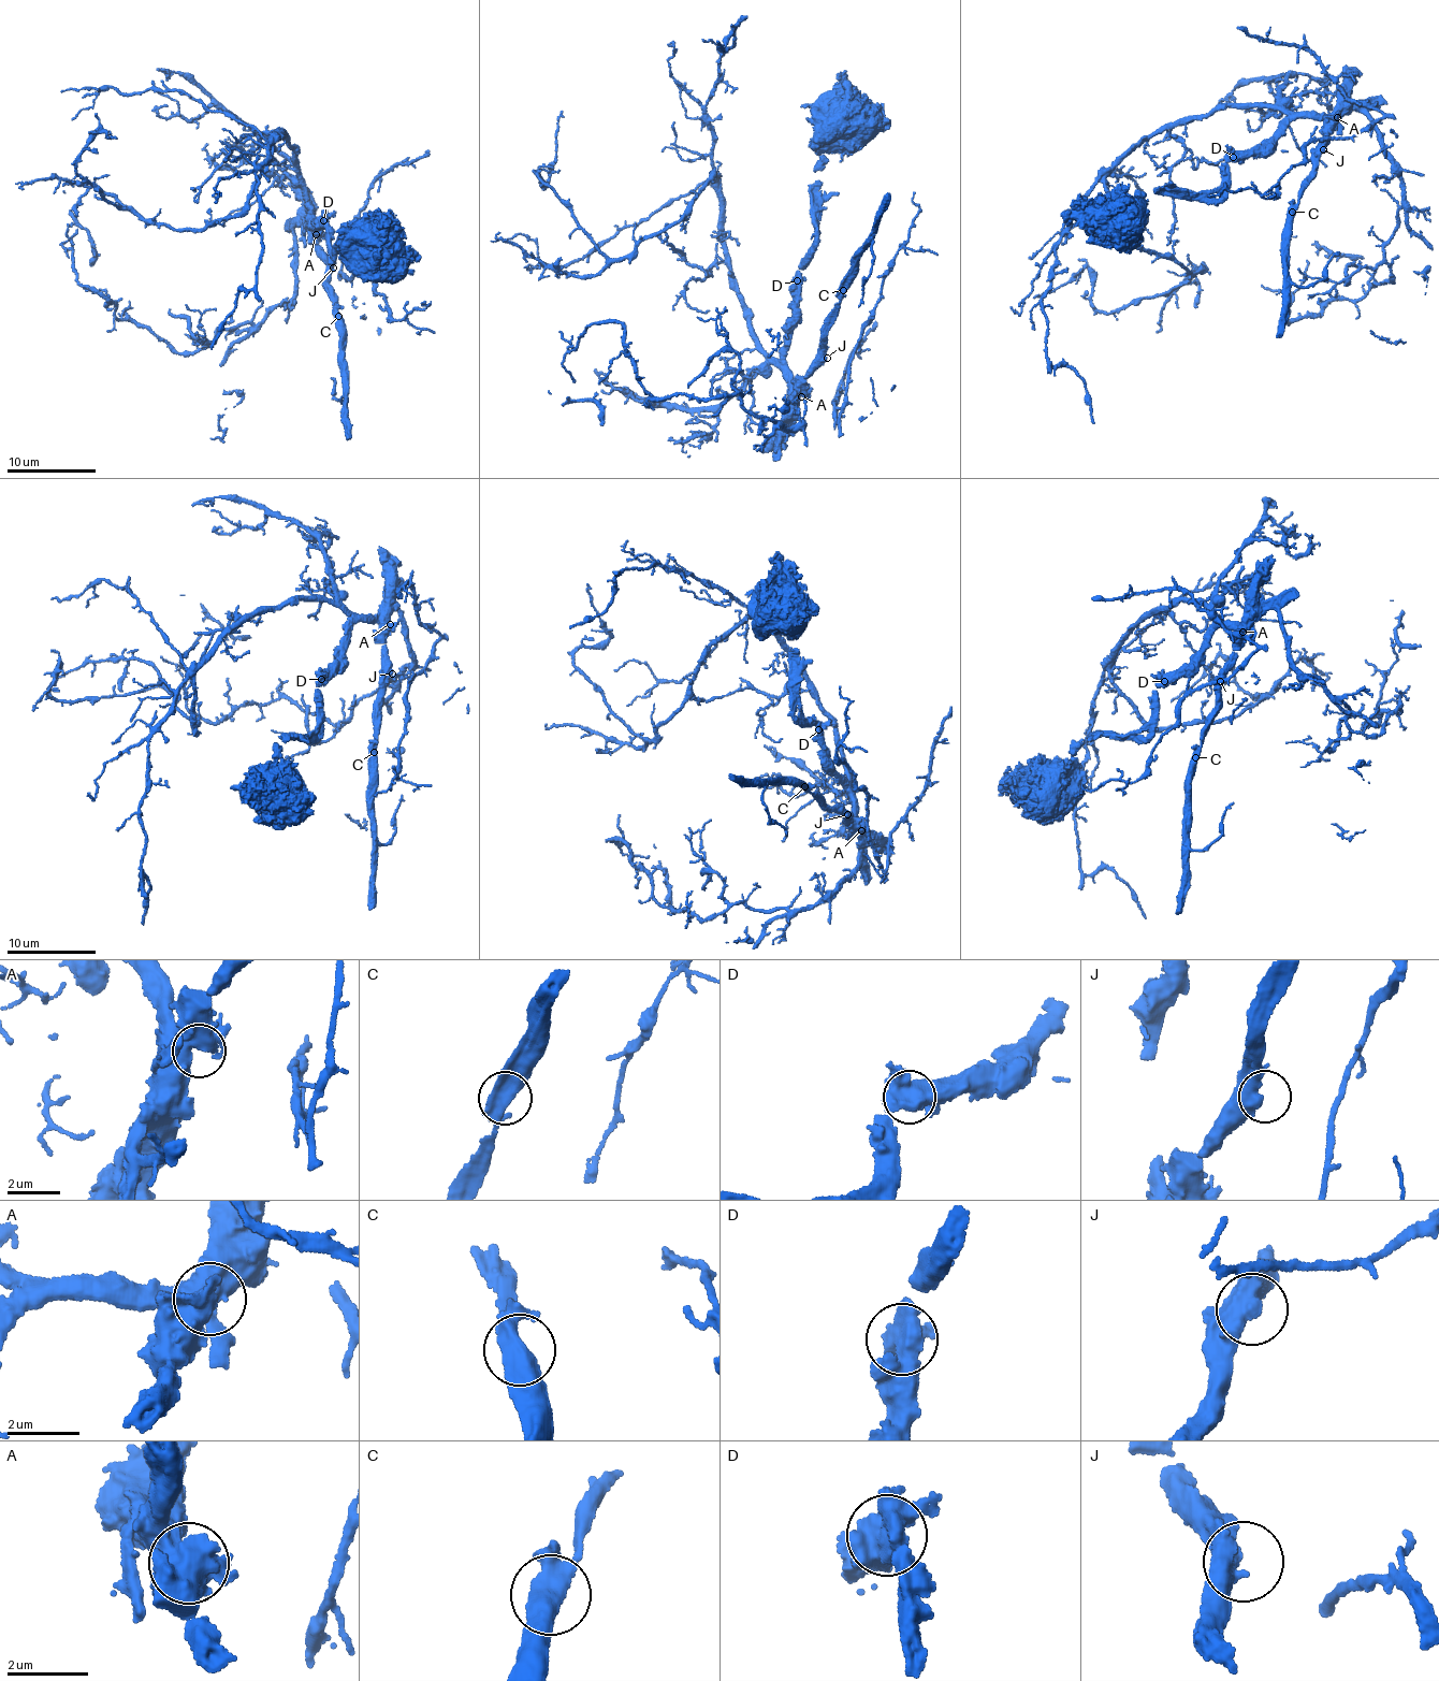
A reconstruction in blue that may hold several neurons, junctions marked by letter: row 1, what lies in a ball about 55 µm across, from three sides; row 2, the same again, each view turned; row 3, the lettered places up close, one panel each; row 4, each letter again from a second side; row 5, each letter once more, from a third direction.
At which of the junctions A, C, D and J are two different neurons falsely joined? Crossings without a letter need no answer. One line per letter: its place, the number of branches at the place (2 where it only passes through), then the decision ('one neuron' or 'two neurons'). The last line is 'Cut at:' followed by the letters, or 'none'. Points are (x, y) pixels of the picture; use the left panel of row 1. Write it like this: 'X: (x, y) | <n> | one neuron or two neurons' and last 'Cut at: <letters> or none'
A: (316, 234) | 2 | one neuron
C: (338, 316) | 3 | one neuron
D: (323, 220) | 3 | one neuron
J: (333, 267) | 2 | one neuron
Cut at: none

